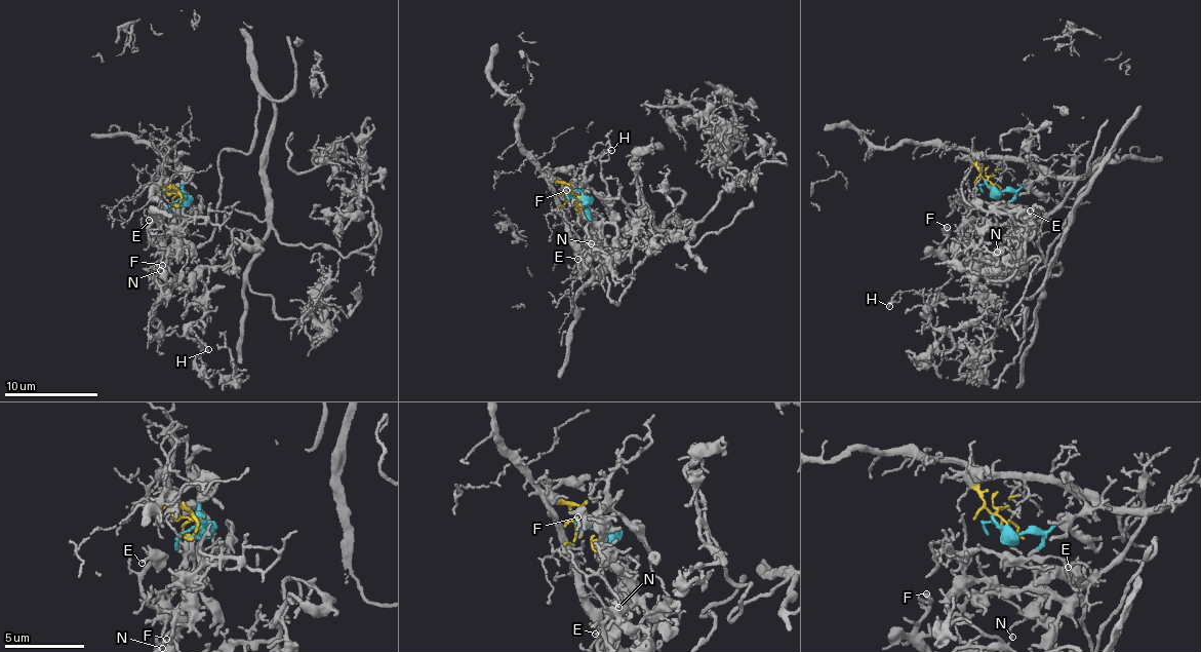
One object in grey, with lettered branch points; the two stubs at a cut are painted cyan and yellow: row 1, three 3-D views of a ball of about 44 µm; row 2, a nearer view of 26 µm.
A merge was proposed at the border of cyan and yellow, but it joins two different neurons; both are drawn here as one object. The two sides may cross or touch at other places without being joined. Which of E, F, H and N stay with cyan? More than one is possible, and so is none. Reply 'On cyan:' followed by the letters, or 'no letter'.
On cyan: E, F, H, N

